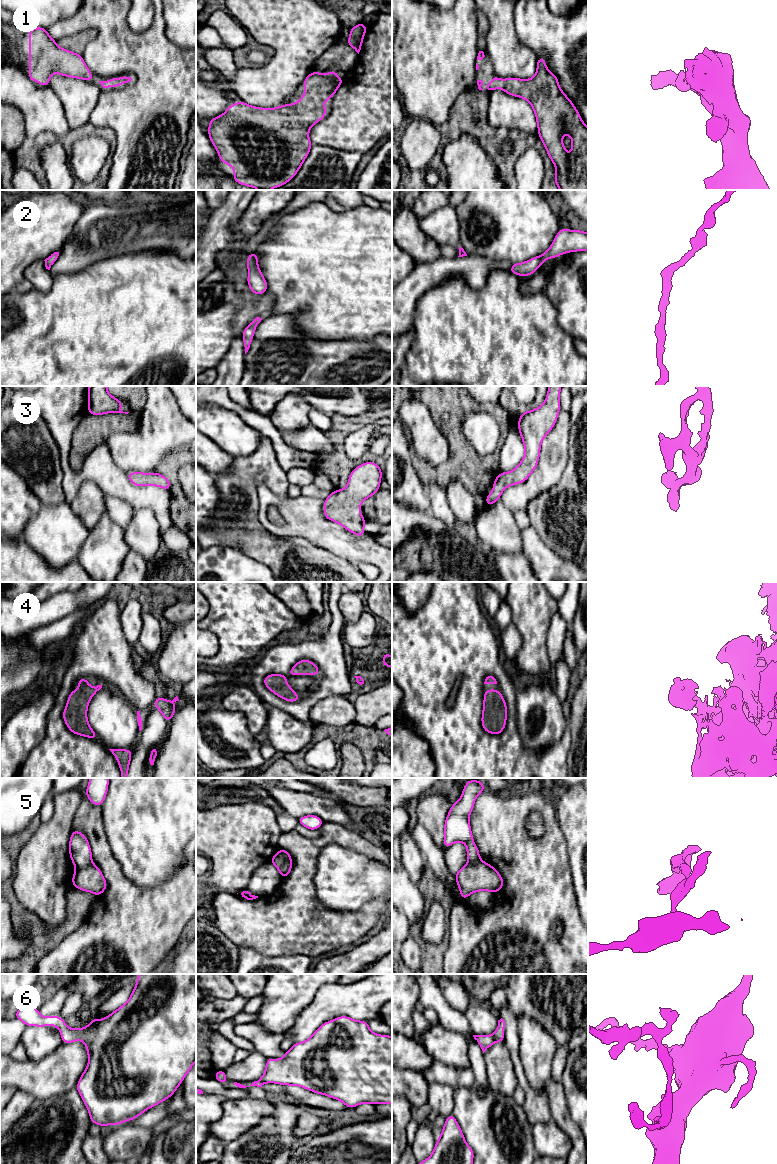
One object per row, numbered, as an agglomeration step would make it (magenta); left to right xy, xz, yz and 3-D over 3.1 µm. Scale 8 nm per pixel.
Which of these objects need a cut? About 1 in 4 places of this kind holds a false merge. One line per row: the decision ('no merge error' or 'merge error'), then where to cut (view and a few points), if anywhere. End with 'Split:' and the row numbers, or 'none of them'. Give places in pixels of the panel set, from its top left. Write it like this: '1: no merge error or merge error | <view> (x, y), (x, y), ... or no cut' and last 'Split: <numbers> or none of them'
1: no merge error | no cut
2: no merge error | no cut
3: no merge error | no cut
4: no merge error | no cut
5: merge error | xz (278, 850), (283, 856), (283, 863), (277, 867)
6: no merge error | no cut
Split: 5

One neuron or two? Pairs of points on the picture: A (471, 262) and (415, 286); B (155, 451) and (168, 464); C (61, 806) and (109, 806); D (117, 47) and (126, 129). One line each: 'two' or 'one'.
A: one
B: two
C: two
D: one

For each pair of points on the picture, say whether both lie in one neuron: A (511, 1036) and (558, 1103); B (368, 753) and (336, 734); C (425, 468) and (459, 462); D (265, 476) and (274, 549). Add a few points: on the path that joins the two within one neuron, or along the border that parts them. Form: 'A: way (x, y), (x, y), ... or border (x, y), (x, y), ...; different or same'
A: border (546, 1089), (550, 1112); different
B: way (363, 744), (353, 734), (345, 734); same
C: way (433, 471), (439, 471), (445, 465), (451, 464); same
D: way (259, 494), (259, 531); same

